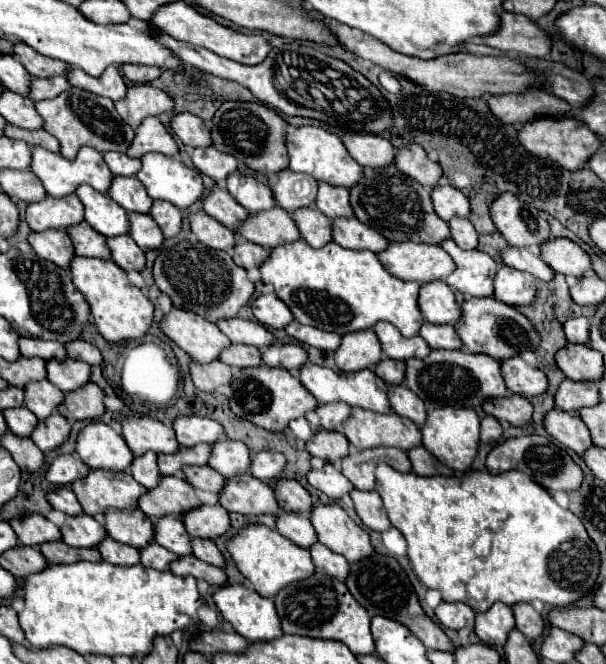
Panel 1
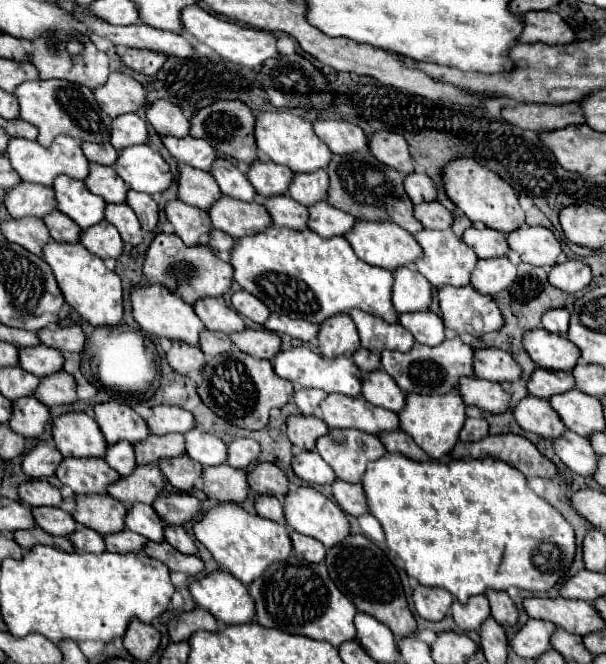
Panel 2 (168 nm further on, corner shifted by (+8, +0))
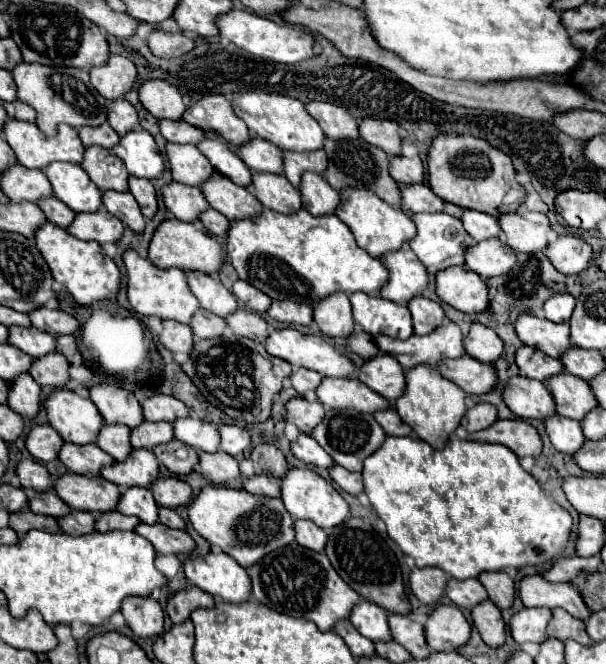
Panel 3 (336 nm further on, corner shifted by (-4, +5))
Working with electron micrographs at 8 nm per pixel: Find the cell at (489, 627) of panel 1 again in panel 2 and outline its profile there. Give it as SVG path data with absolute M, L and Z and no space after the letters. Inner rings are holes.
M474 595L466 603L458 603L458 599L454 599L450 613L462 631L478 631L480 623L490 617L488 599L484 595Z

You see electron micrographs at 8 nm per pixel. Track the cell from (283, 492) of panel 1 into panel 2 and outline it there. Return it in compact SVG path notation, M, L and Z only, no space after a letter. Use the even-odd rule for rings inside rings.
M258 463L250 471L248 485L250 485L250 491L254 491L254 493L276 495L278 499L282 499L290 489L290 483L288 483L284 471L278 469L274 463Z

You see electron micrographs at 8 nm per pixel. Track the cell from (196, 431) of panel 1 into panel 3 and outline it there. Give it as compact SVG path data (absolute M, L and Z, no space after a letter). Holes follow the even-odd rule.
M164 394L150 396L142 402L142 408L148 422L174 422L176 418L186 418L190 412L190 408L182 400Z

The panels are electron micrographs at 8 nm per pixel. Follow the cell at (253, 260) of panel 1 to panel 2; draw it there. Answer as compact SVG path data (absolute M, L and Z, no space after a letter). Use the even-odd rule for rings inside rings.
M210 229L208 235L210 235L210 247L212 247L216 253L220 253L220 255L230 253L232 243L234 243L234 239L232 239L230 235L226 235L226 233L220 231L220 229Z

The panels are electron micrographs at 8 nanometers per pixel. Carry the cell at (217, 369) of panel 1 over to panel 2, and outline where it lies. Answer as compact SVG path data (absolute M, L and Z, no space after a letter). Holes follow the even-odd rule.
M174 339L170 341L170 349L166 351L166 361L182 375L200 373L200 367L204 367L204 353L198 347Z

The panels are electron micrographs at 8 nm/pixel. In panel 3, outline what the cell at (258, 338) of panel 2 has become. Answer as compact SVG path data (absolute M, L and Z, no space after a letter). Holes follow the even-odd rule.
M240 308L238 312L230 314L226 322L232 328L232 332L238 336L244 336L256 342L264 342L268 338L268 322L256 312L248 312Z

